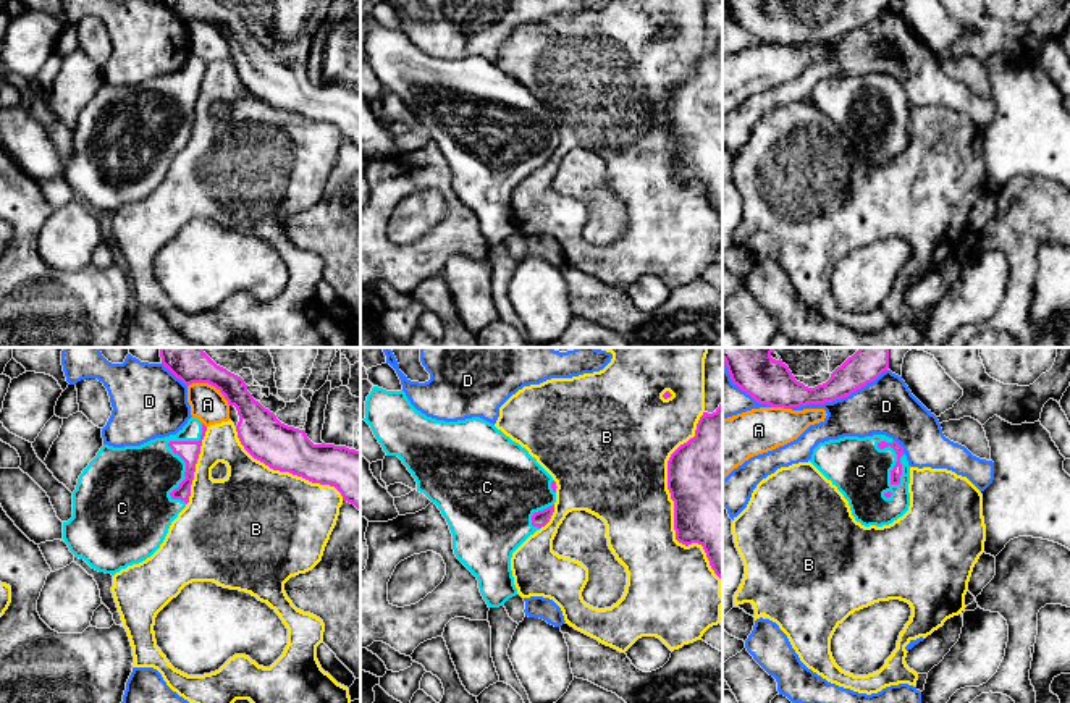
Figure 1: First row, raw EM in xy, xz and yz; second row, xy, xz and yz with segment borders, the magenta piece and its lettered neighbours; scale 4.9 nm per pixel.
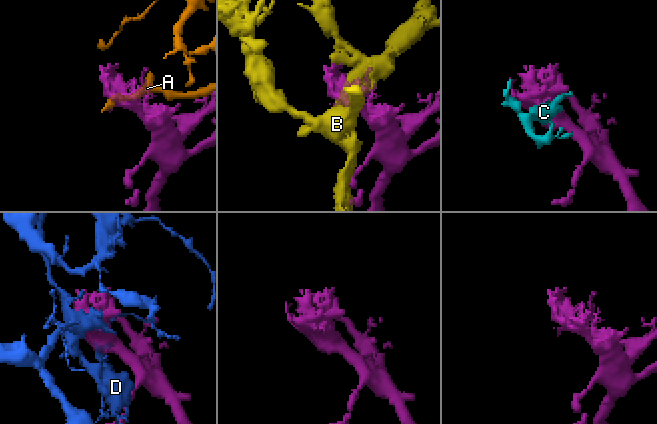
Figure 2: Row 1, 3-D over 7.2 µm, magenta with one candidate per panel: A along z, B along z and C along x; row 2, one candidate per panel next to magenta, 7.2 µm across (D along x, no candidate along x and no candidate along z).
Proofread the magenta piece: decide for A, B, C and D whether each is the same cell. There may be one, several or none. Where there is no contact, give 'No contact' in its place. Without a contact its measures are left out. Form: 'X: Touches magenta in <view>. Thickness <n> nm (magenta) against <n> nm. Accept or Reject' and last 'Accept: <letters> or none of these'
A: Touches magenta in xy. Thickness 130 nm (magenta) against 170 nm. Reject
B: Touches magenta in xz. Thickness 500 nm (magenta) against 400 nm. Reject
C: Touches magenta in xy. Thickness 100 nm (magenta) against 360 nm. Accept
D: Touches magenta in yz. Thickness 150 nm (magenta) against 280 nm. Reject
Accept: C

